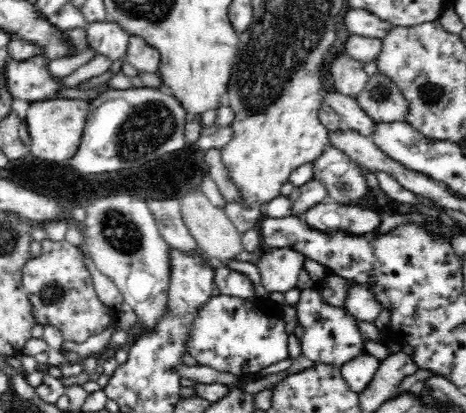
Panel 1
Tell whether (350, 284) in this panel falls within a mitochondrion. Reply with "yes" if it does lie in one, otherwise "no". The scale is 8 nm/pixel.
no

